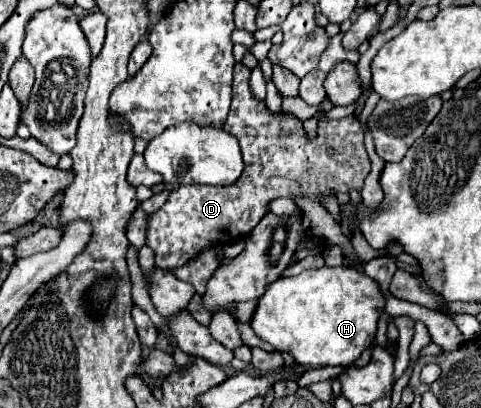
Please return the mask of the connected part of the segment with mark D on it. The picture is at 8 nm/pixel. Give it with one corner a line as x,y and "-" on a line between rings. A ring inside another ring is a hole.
235,64
233,102
223,124
223,130
241,142
245,170
231,186
179,186
157,212
149,214
147,246
155,252
155,264
161,270
179,268
213,244
229,244
245,238
267,214
267,204
279,196
307,196
319,200
317,194
321,192
337,194
363,188
371,162
363,146
359,120
355,116
321,120
319,136
309,140
295,116
285,112
271,114
265,102
259,102
251,94
249,74
245,66
-
327,148
333,148
335,154
329,156

